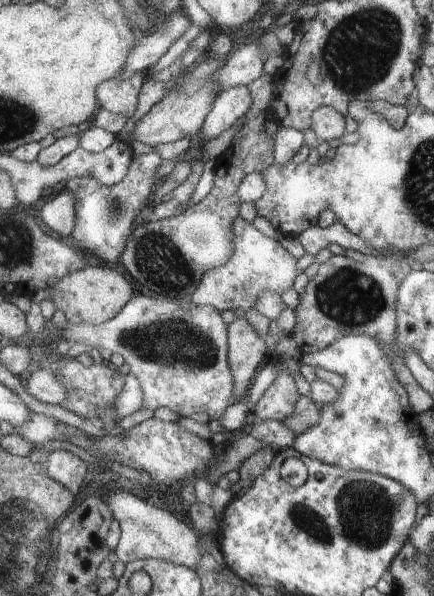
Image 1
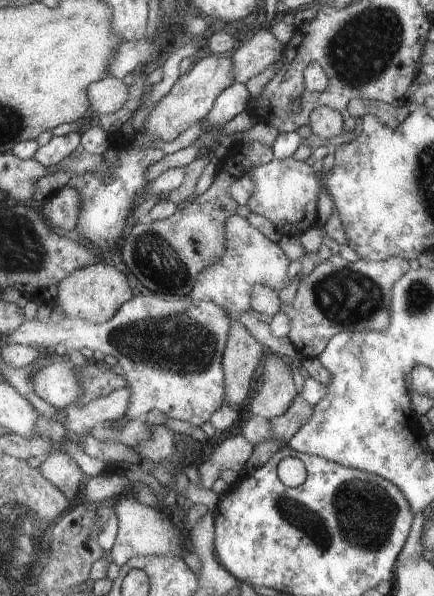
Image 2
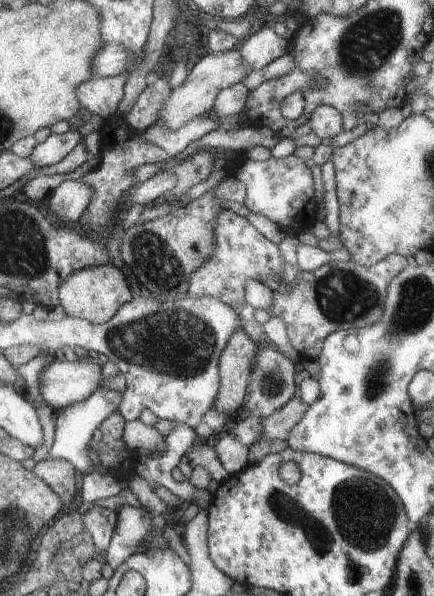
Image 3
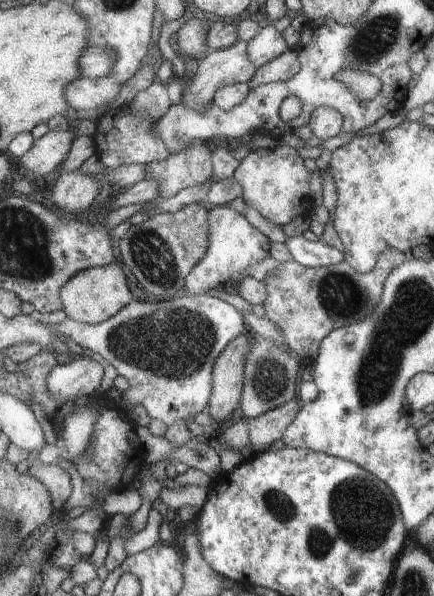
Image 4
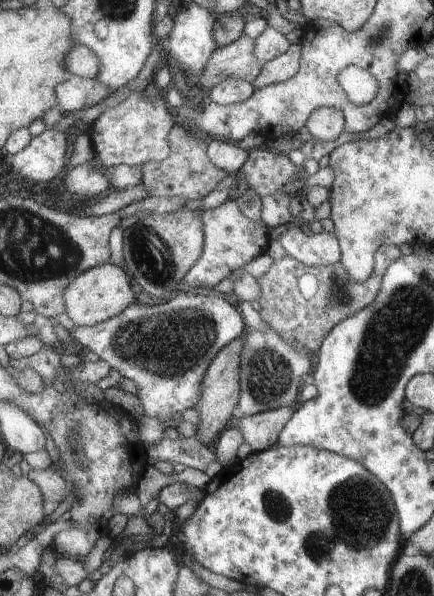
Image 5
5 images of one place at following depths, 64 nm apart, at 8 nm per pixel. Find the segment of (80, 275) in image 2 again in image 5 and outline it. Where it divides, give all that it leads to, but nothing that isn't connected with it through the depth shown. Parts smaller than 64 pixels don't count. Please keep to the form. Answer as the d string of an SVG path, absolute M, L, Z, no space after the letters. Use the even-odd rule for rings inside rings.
M106 263L85 270L65 290L66 312L75 326L94 326L124 312L134 302L134 290L119 265Z

